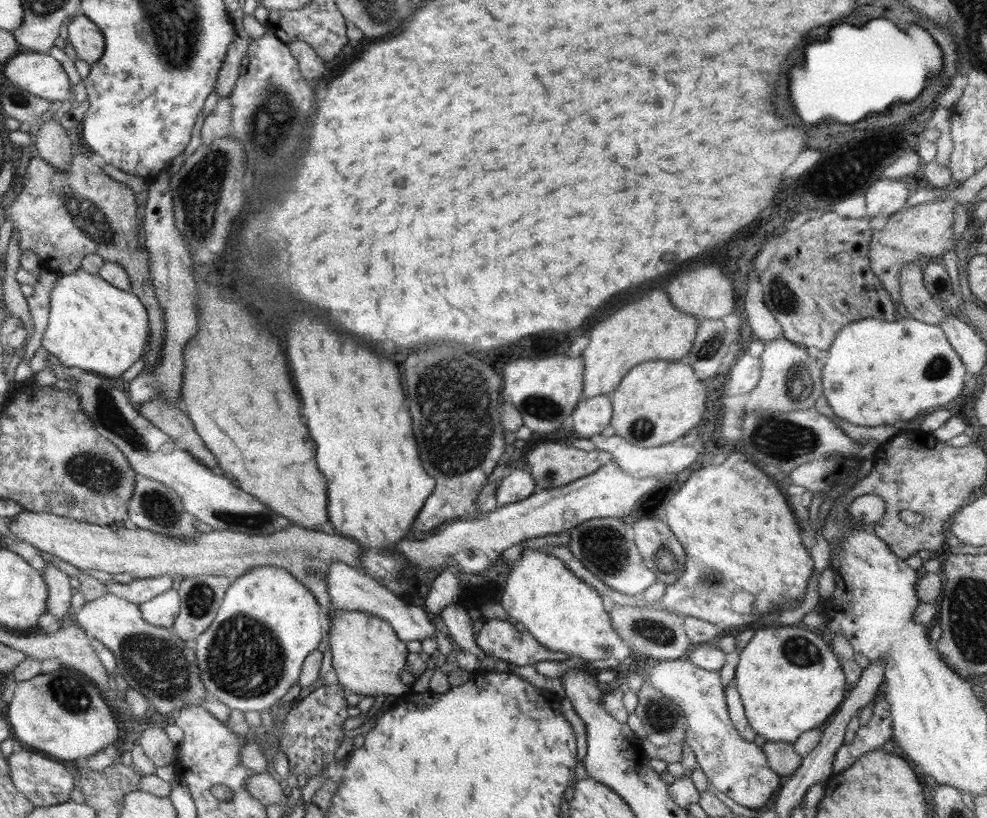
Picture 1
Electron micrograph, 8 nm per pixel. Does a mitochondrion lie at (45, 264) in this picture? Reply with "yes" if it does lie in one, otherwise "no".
no

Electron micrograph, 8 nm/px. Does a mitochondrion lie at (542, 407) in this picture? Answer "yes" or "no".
yes

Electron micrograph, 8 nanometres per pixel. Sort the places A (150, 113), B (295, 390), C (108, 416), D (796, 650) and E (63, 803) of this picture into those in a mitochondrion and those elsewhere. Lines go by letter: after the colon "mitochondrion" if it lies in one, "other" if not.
A: other
B: other
C: mitochondrion
D: mitochondrion
E: other

